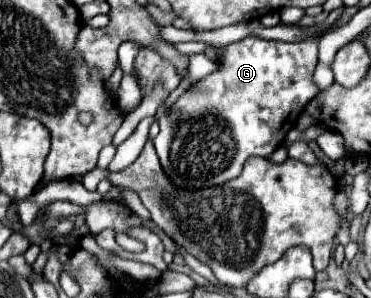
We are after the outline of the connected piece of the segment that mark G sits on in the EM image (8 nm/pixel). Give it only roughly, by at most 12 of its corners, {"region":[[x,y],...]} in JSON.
{"region":[[244,37],[160,115],[200,189],[268,157],[318,95],[316,37]]}

